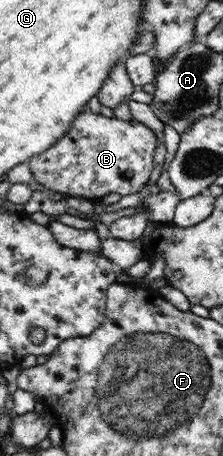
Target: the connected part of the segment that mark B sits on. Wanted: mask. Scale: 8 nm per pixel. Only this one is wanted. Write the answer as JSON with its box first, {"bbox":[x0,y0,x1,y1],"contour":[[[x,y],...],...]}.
{"bbox":[26,111,156,199],"contour":[[[79,111],[68,130],[52,146],[26,161],[32,178],[46,190],[82,199],[102,199],[110,193],[123,197],[136,195],[146,184],[154,166],[156,145],[155,134],[134,118],[124,121]]]}

